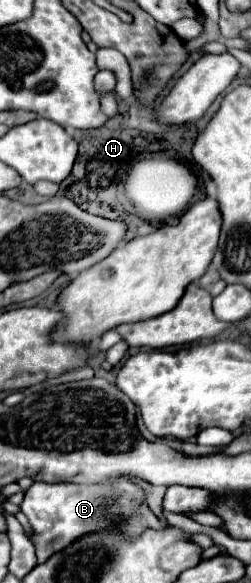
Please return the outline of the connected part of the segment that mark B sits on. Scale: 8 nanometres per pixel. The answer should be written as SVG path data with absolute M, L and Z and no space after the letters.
M121 478L119 482L109 482L105 486L35 482L27 490L21 510L33 528L31 542L35 544L35 548L39 548L37 560L41 564L49 556L53 556L53 552L59 552L65 546L69 546L75 538L95 530L107 530L107 526L113 526L113 518L117 514L125 514L129 518L129 536L139 534L143 528L161 528L159 518L145 504L143 490L135 486L129 478Z

